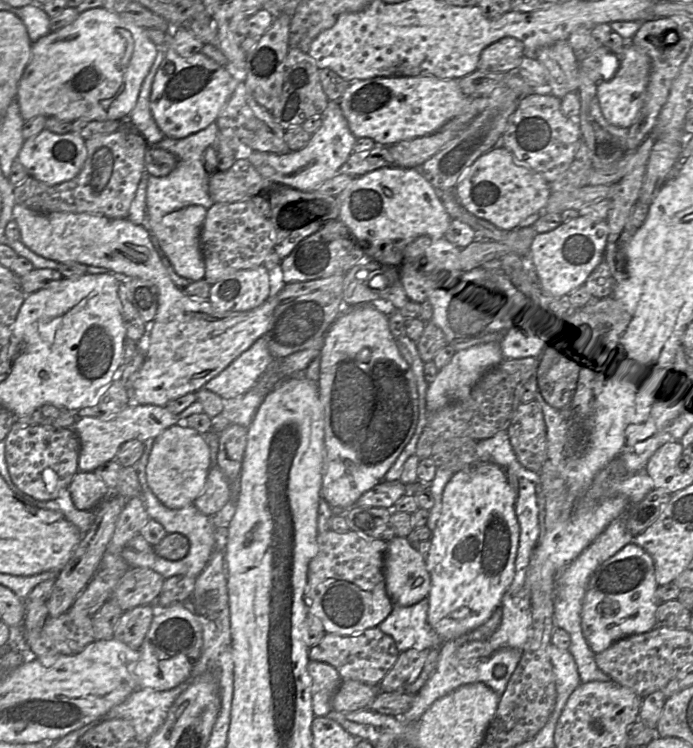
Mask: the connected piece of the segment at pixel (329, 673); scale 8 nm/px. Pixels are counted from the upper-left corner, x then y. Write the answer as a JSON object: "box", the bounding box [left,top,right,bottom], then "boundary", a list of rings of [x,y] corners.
{"box":[308,660,341,716],"boundary":[[[314,660],[309,661],[308,672],[312,680],[314,716],[327,716],[332,711],[331,698],[341,684],[341,677],[332,665]]]}

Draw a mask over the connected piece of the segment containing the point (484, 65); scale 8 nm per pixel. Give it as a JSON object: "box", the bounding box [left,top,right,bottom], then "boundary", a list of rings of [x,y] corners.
{"box":[478,37,525,72],"boundary":[[[504,37],[487,46],[480,55],[478,70],[515,72],[525,56],[523,43],[513,37]]]}

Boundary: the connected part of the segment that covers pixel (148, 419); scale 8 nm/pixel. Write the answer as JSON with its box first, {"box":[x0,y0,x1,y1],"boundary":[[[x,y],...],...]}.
{"box":[73,402,180,472],"boundary":[[[131,402],[125,409],[109,418],[79,417],[73,426],[80,441],[78,470],[94,472],[101,465],[114,460],[119,448],[125,442],[132,439],[142,442],[147,439],[156,439],[165,429],[180,421],[179,414],[170,412],[166,406],[135,402]]]}

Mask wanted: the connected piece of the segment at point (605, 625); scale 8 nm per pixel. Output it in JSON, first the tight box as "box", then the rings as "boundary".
{"box":[581,542,658,655],"boundary":[[[634,542],[596,568],[589,579],[581,611],[582,631],[595,655],[619,639],[656,627],[658,586],[652,557]]]}

